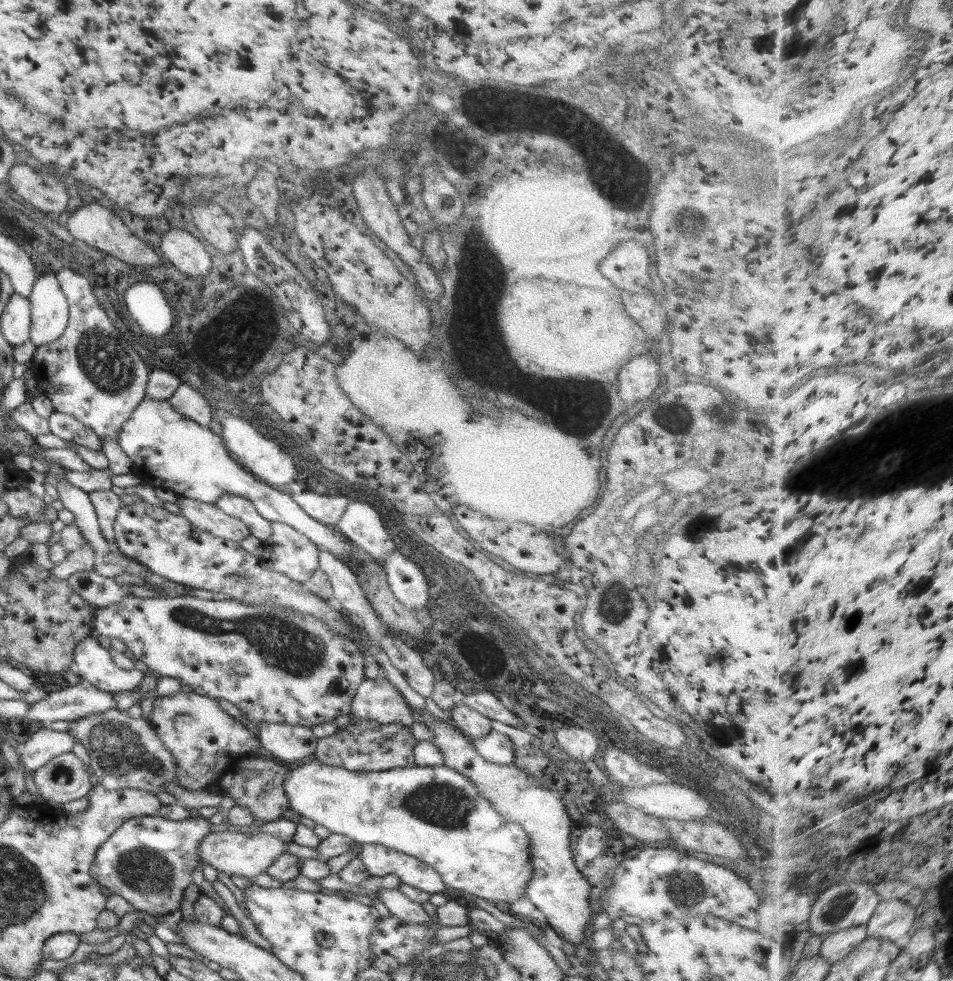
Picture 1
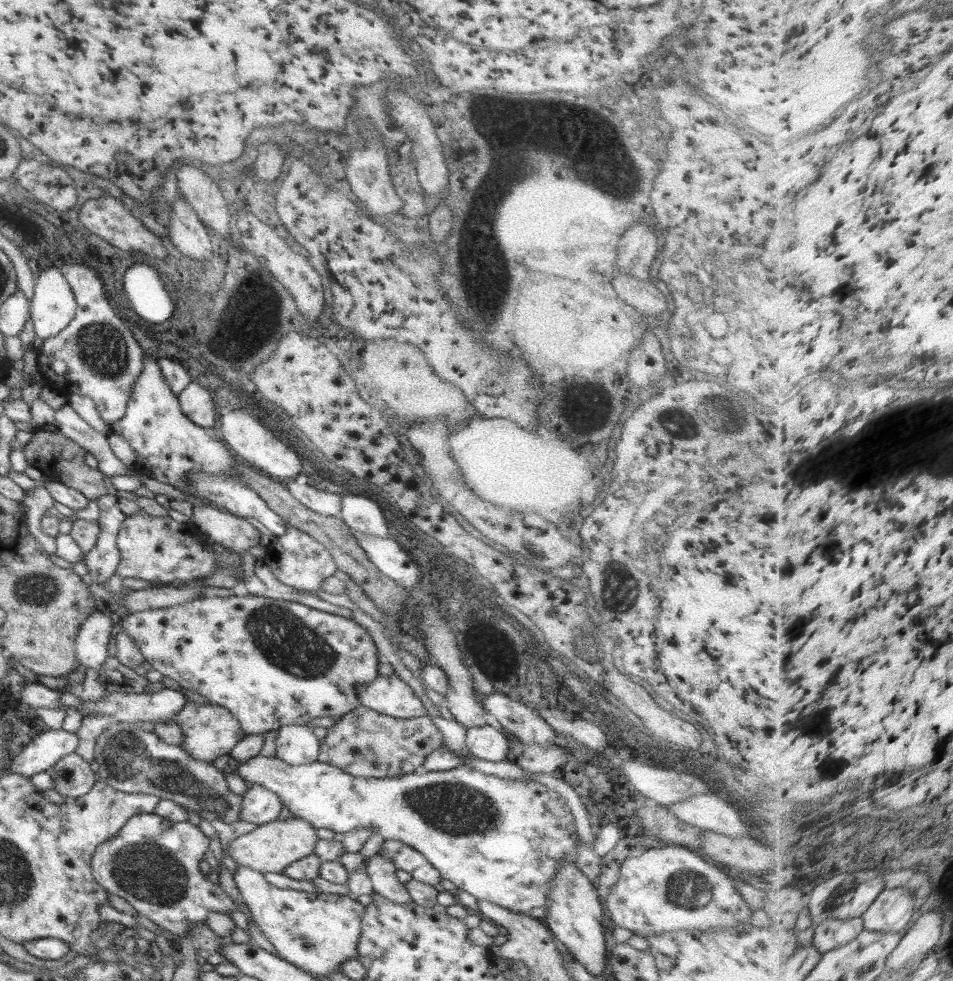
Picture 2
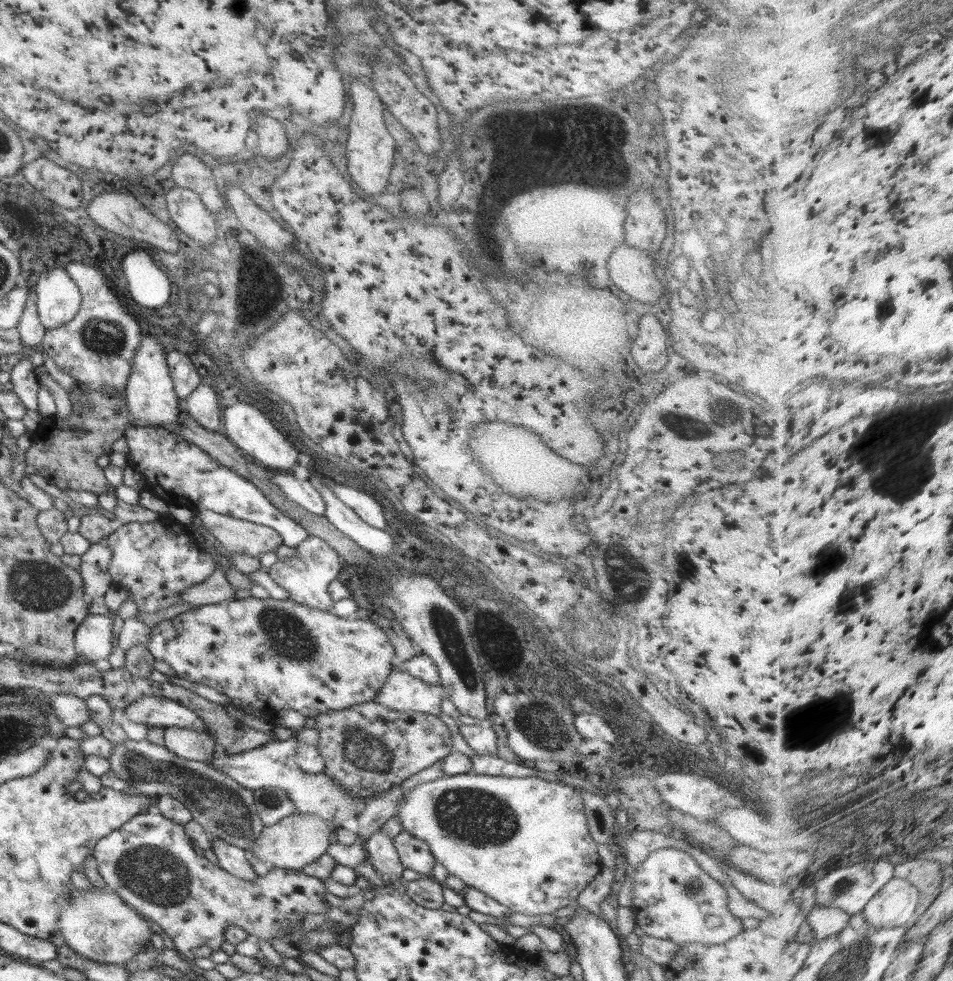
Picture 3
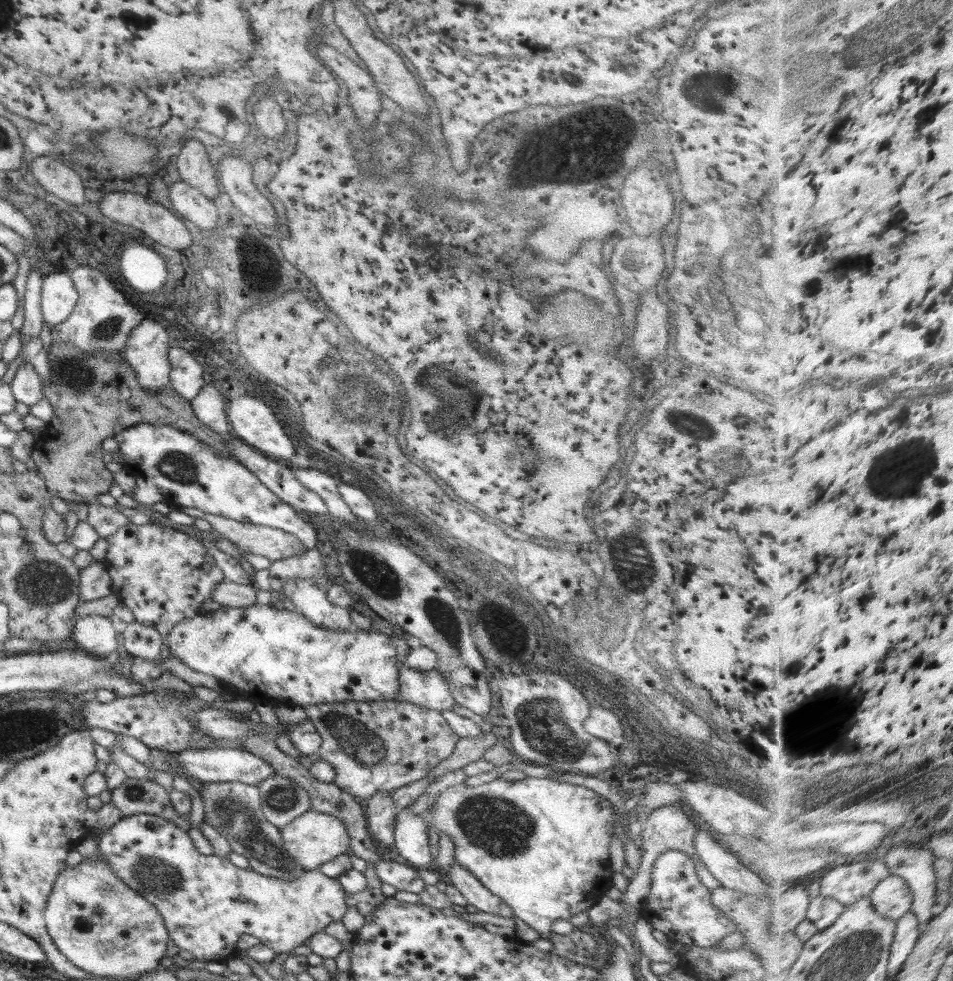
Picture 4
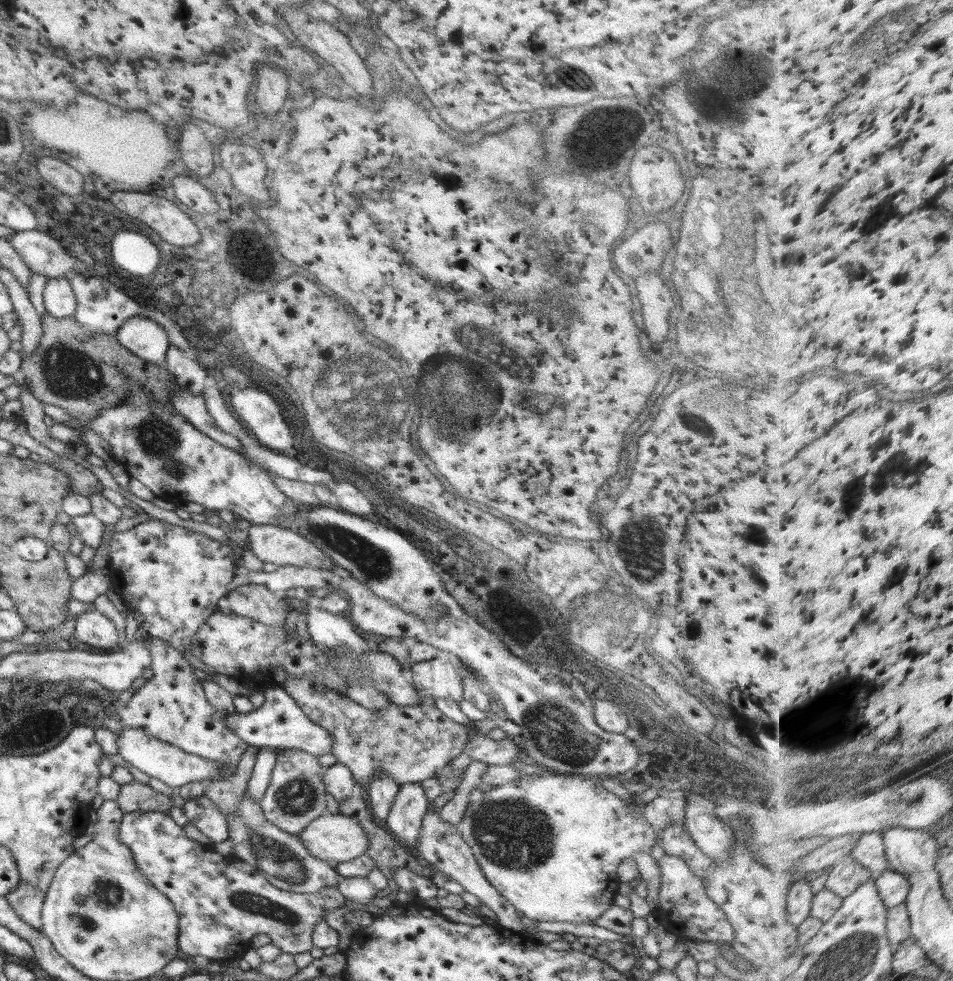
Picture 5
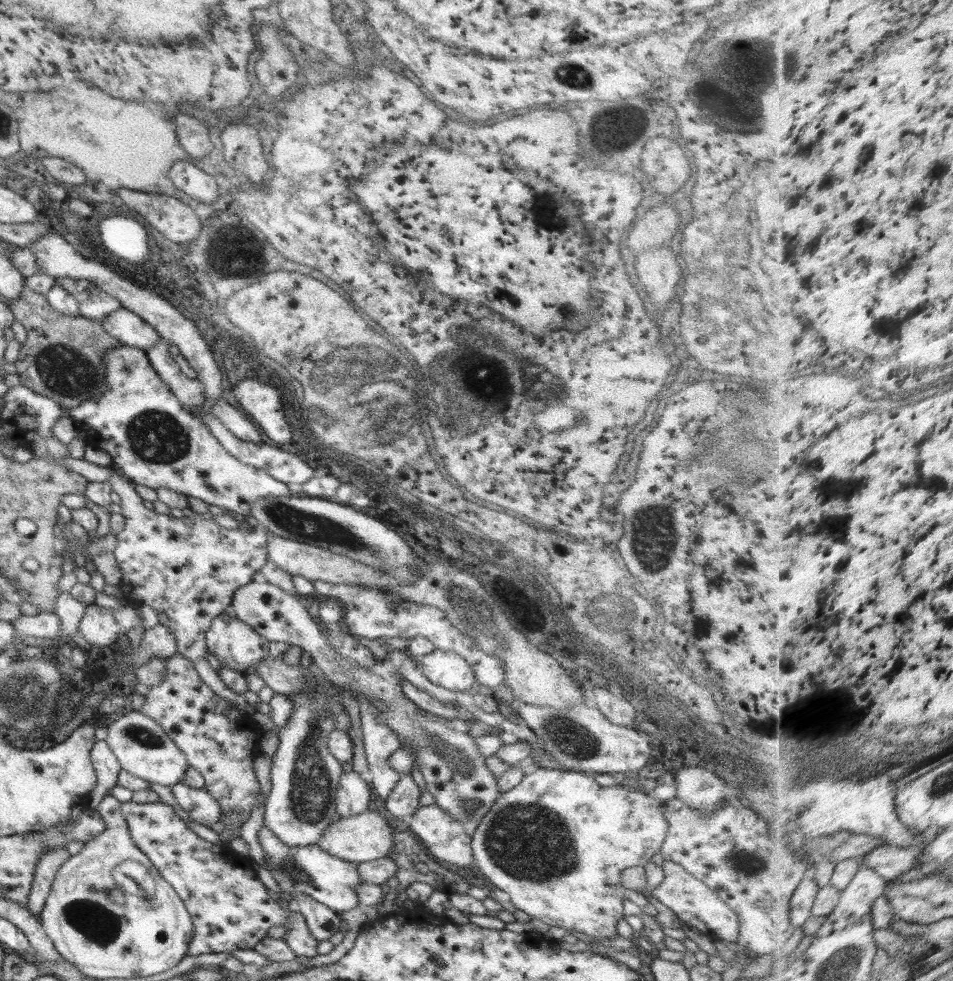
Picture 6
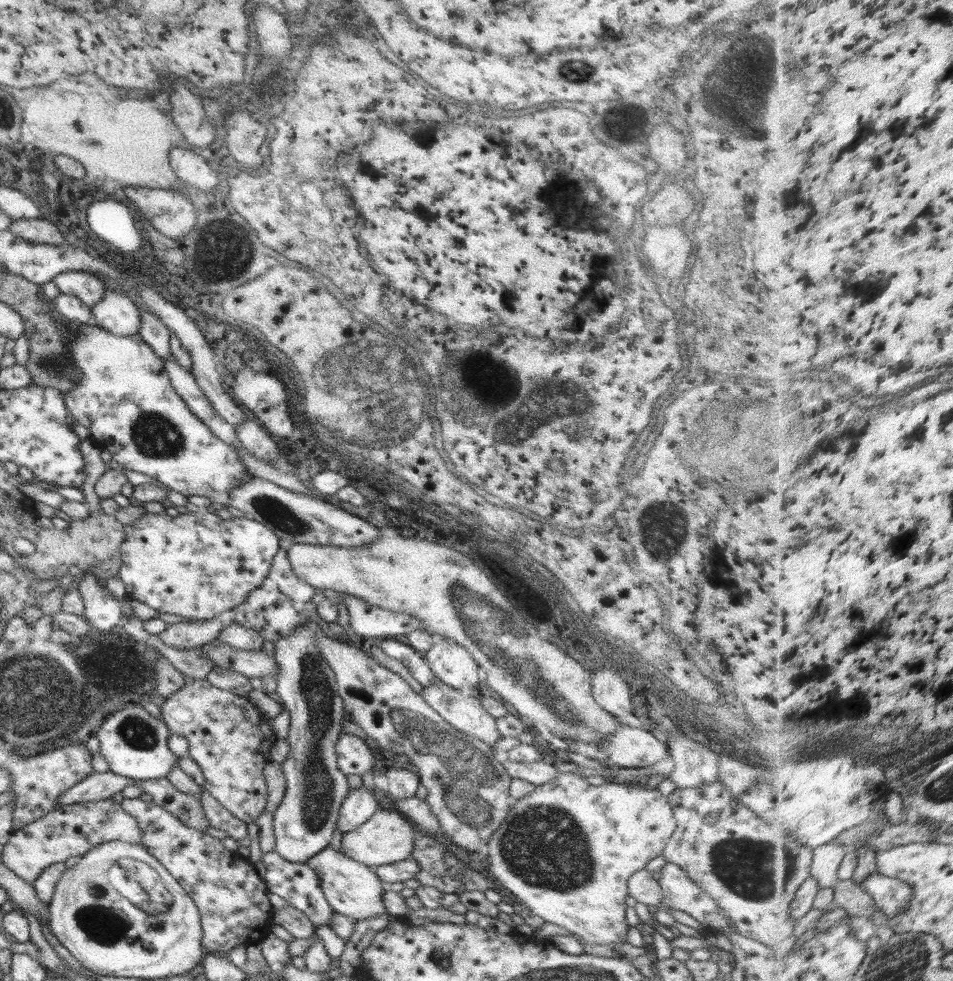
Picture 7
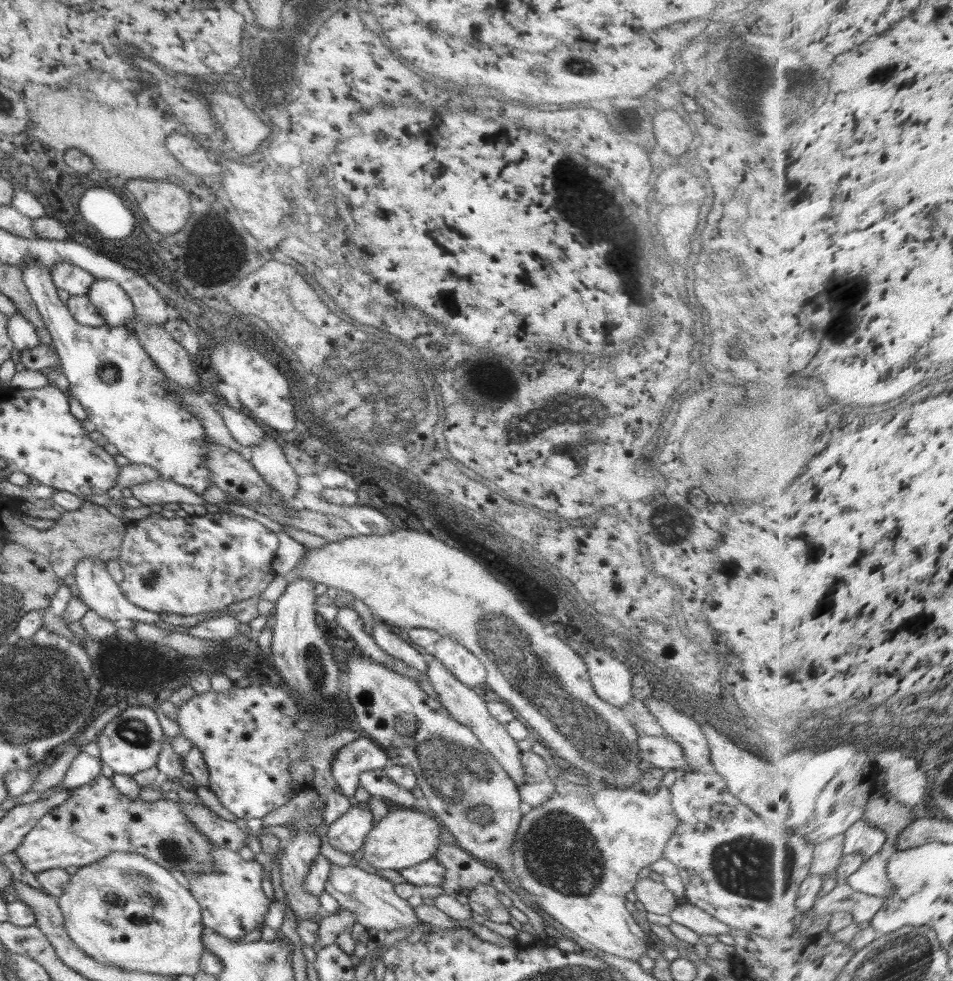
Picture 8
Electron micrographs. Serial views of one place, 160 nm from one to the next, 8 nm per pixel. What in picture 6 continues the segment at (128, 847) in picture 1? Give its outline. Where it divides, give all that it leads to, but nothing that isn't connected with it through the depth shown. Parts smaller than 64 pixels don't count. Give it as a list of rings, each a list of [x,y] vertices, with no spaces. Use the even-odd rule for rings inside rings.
[[[130,800],[121,803],[121,811],[135,845],[152,861],[152,864],[160,871],[162,878],[165,878],[174,887],[178,896],[187,906],[194,925],[188,956],[227,953],[233,951],[234,946],[238,946],[238,949],[252,949],[268,934],[268,929],[285,922],[289,929],[288,934],[282,939],[286,941],[294,954],[310,959],[317,955],[319,942],[310,934],[304,915],[300,914],[294,905],[289,905],[288,909],[284,909],[278,905],[278,901],[270,898],[268,887],[258,879],[257,871],[252,867],[248,857],[234,853],[225,845],[219,846],[202,839],[186,825],[187,822],[174,813],[174,809],[170,805],[162,803],[162,800],[144,804]]]

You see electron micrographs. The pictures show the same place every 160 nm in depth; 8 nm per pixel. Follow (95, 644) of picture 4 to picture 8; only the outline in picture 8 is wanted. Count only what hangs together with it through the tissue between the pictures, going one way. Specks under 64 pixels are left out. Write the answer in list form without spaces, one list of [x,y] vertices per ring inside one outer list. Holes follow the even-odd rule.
[[[98,558],[80,560],[80,562],[76,564],[73,574],[75,584],[80,591],[80,600],[86,604],[90,610],[98,614],[99,617],[111,620],[112,622],[118,622],[118,620],[133,620],[152,625],[156,625],[157,622],[160,622],[161,614],[144,610],[126,598],[119,584],[113,580],[112,576],[107,571],[107,564],[102,562],[102,560],[98,560]]]

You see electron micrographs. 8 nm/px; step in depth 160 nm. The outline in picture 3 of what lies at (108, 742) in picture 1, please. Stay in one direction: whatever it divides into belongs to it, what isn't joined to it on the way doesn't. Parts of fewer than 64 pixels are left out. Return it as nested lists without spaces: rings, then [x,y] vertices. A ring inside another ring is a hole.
[[[128,738],[124,743],[113,744],[108,760],[119,784],[130,784],[139,790],[139,794],[150,797],[170,795],[177,798],[209,835],[221,838],[246,852],[262,834],[265,824],[256,814],[253,790],[244,788],[224,772],[218,772],[209,761],[180,758],[147,738],[142,741]]]

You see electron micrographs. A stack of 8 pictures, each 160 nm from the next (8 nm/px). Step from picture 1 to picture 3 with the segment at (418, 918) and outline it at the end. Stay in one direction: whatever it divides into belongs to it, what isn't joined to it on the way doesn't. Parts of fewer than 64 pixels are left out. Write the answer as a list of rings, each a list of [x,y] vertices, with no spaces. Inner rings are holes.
[[[377,828],[366,839],[366,850],[374,870],[386,885],[391,886],[394,881],[402,880],[405,868],[400,862],[393,839],[387,837],[382,828]]]

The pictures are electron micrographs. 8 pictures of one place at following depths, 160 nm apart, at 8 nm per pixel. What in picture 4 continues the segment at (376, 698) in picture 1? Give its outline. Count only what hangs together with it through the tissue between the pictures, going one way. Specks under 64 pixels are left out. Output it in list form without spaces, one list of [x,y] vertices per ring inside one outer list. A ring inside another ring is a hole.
[[[402,662],[399,668],[399,693],[395,700],[437,711],[448,711],[455,705],[455,698],[439,671],[414,670],[405,667]]]

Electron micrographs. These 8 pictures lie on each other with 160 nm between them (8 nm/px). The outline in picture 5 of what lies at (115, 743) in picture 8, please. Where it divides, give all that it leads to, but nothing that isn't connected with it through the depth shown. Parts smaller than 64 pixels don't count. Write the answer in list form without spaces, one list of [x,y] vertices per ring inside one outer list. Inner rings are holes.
[[[126,727],[122,729],[117,738],[117,753],[122,756],[130,766],[145,772],[151,778],[158,778],[168,787],[182,787],[192,782],[214,781],[222,778],[226,774],[233,774],[227,770],[225,764],[217,760],[209,760],[195,754],[184,752],[177,746],[162,742],[159,738],[154,738],[145,730],[136,727]]]

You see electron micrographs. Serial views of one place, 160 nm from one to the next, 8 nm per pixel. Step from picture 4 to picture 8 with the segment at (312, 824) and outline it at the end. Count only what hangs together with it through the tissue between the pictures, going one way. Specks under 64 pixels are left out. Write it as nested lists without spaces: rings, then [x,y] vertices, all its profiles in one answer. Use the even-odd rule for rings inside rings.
[[[401,810],[388,812],[386,818],[376,823],[368,833],[364,846],[364,861],[380,870],[402,870],[409,866],[430,860],[439,848],[439,822],[417,810]]]

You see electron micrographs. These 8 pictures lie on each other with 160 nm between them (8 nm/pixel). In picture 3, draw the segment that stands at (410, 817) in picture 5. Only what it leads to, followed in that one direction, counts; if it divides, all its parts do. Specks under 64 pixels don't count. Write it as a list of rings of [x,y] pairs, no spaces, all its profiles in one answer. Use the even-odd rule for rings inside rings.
[[[403,830],[395,836],[393,843],[405,869],[410,868],[424,877],[431,878],[432,868],[434,868],[437,860],[427,842]]]

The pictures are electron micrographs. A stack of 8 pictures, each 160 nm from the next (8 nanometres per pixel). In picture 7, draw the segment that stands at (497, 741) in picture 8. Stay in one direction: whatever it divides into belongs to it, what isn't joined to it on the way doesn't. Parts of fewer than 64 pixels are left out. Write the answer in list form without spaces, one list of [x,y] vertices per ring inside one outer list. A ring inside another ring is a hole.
[[[442,681],[424,687],[422,698],[446,722],[493,747],[501,737],[495,718],[484,710],[480,697],[463,695]]]

